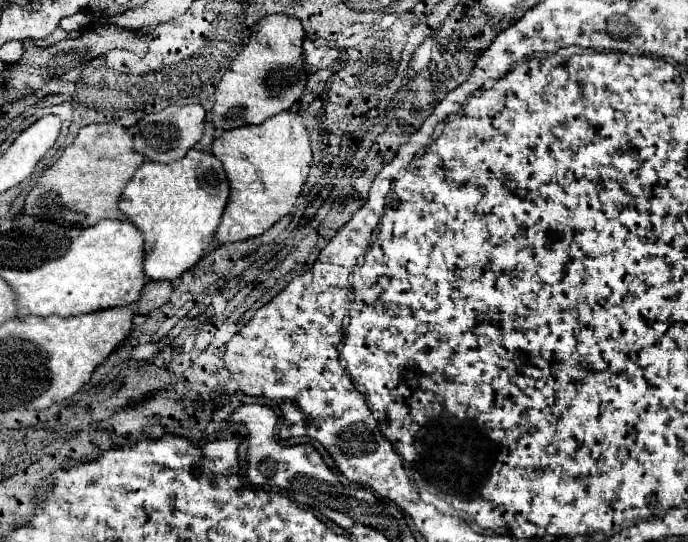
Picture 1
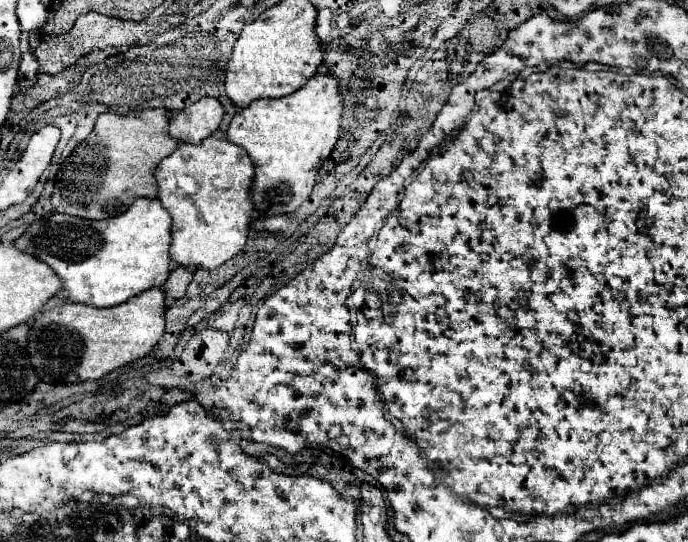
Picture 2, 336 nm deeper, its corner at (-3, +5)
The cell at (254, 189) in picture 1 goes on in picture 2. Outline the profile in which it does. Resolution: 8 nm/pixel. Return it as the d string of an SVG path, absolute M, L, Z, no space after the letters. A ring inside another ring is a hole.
M319 71L291 95L259 99L237 111L229 123L227 139L241 145L253 161L253 201L261 215L291 213L311 195L317 173L339 139L341 115L343 95L339 81L329 71Z

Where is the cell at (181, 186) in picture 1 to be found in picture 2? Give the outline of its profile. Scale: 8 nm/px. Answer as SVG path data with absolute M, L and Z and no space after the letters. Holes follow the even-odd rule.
M207 137L199 145L181 143L159 163L155 169L159 201L173 217L171 261L185 267L217 269L245 247L253 213L253 173L247 151L219 137Z

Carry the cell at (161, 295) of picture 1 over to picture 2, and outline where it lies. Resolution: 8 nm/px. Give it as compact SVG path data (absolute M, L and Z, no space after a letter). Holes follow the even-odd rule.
M181 265L173 267L173 271L169 273L167 281L163 283L163 291L165 291L165 295L171 297L171 299L179 299L179 297L183 297L185 291L187 291L189 281L193 279L193 271L195 271L195 269L191 269L191 267L181 267Z

